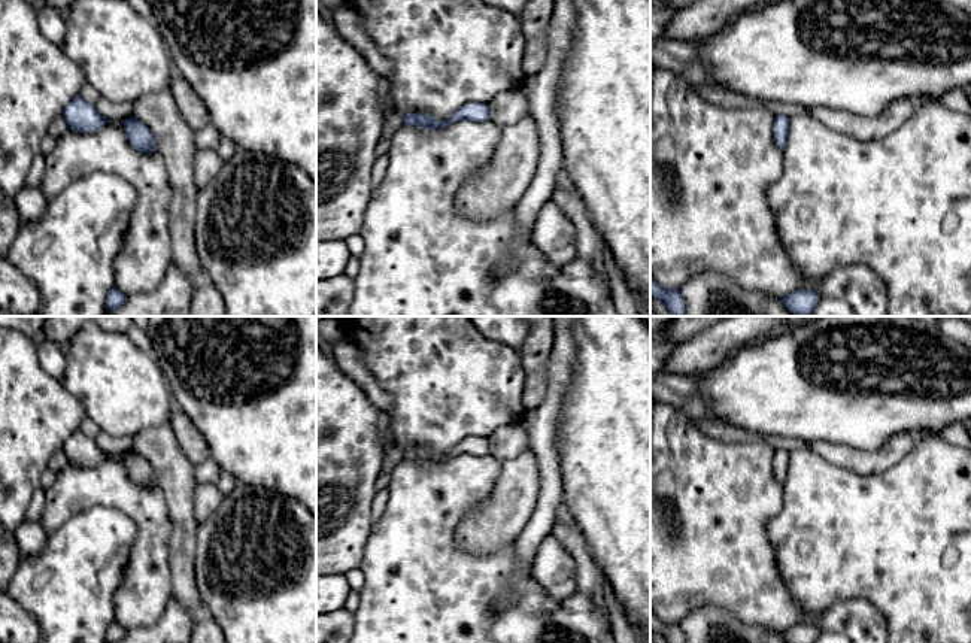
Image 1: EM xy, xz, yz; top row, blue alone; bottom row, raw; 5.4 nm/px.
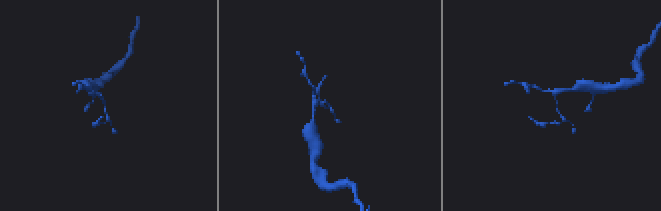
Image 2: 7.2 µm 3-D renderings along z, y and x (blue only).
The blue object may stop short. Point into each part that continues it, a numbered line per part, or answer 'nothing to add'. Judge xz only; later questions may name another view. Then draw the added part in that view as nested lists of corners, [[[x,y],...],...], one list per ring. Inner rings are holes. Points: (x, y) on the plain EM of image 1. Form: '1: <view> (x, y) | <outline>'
nothing to add

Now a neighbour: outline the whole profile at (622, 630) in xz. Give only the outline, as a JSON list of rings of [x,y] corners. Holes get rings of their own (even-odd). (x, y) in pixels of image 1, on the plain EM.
[[[604,576],[603,592],[615,643],[637,643],[637,633],[629,624],[622,604],[619,603],[613,592],[612,585],[607,582]]]

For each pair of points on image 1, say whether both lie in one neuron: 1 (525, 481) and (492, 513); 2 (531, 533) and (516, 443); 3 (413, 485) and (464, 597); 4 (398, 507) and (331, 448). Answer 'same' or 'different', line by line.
1: same
2: different
3: same
4: different

